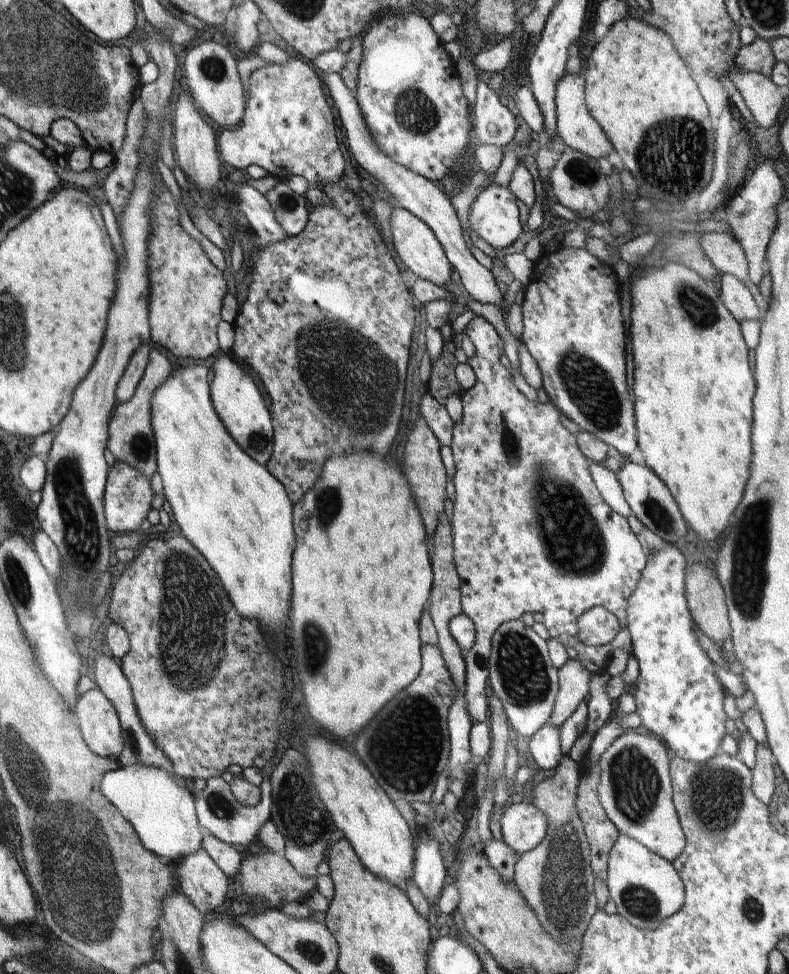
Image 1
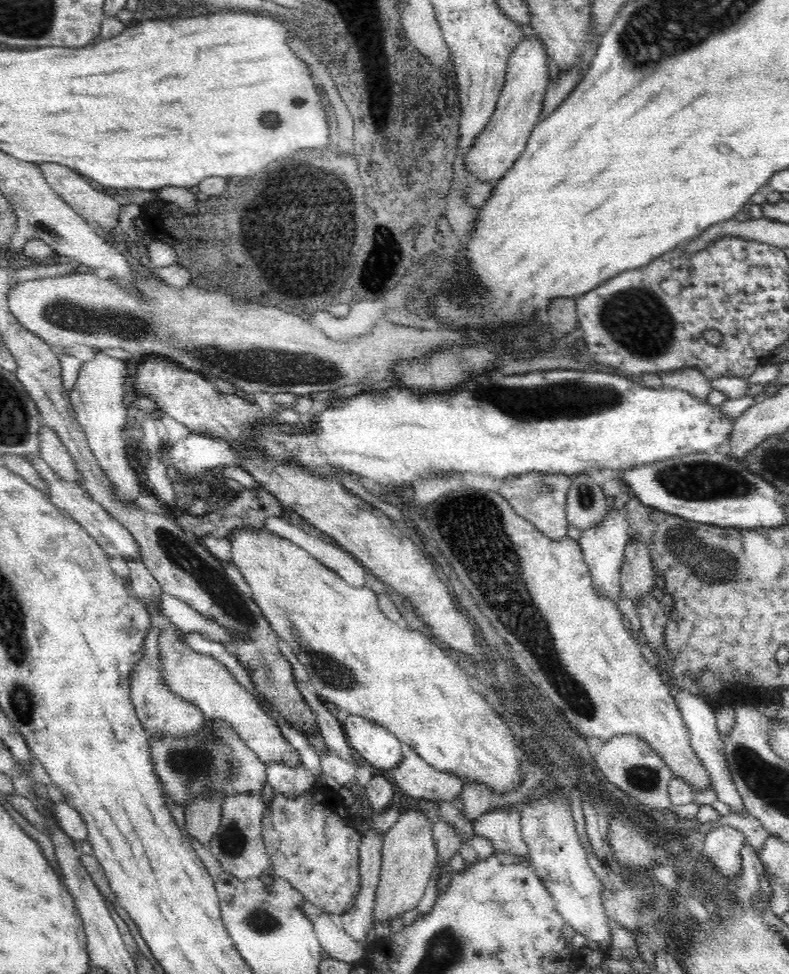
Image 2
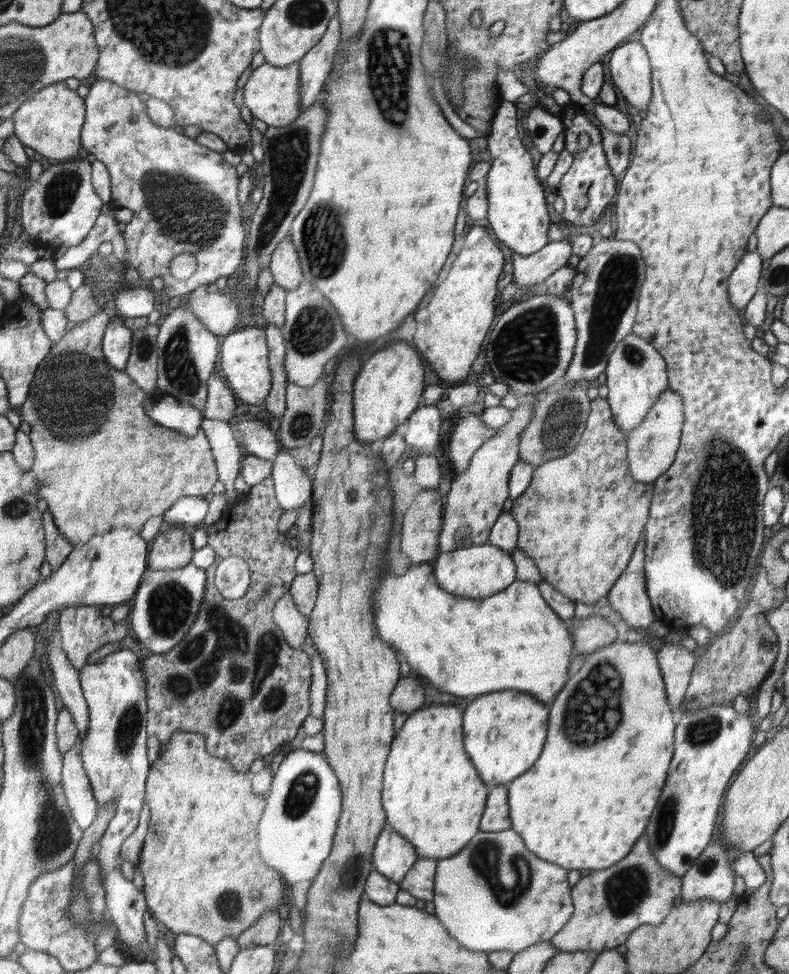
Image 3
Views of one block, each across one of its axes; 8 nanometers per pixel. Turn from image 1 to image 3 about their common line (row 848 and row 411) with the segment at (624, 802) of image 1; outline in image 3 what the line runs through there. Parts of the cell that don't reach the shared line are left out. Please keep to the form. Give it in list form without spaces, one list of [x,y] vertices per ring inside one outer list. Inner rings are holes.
[[[667,388],[657,402],[651,406],[649,414],[645,416],[645,420],[629,434],[625,434],[627,438],[627,462],[629,462],[629,472],[631,478],[635,482],[643,482],[643,484],[653,484],[675,460],[679,442],[681,442],[681,428],[683,428],[683,400],[681,396]]]

